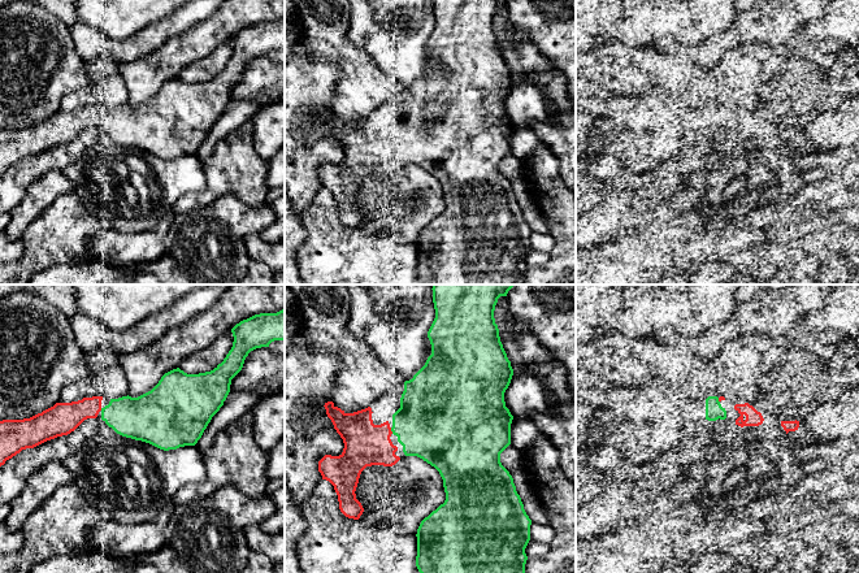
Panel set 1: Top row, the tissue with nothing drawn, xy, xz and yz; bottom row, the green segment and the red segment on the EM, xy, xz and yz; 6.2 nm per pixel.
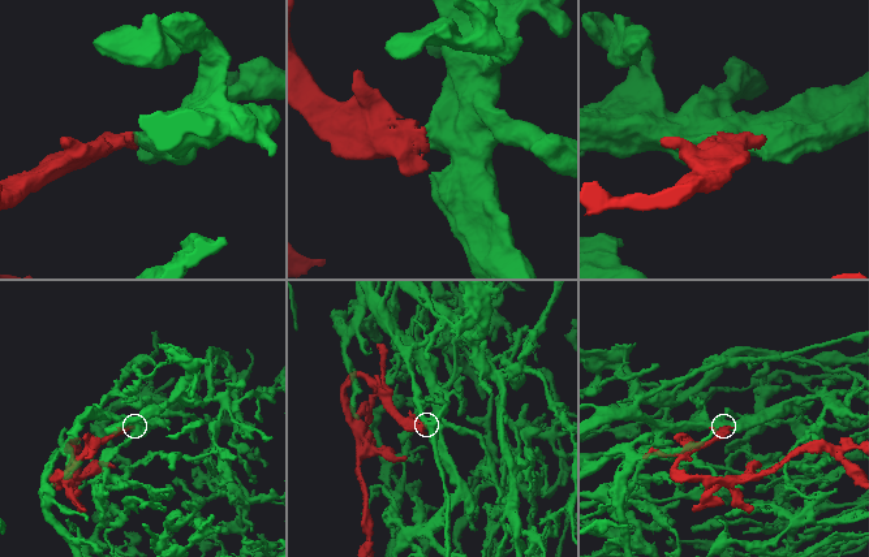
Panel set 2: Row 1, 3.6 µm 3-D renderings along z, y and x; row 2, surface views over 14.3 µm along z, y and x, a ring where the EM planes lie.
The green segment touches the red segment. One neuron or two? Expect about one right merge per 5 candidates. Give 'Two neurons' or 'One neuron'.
One neuron

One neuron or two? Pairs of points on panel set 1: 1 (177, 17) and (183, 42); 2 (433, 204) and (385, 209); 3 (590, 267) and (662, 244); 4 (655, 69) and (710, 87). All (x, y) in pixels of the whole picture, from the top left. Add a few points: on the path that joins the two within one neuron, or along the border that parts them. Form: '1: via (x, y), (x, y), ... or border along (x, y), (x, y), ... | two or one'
1: border along (207, 17), (185, 31), (168, 38), (155, 51) | two
2: via (421, 205), (413, 213), (407, 209), (397, 209) | one
3: via (608, 267), (640, 267), (643, 263) | one
4: border along (707, 73), (702, 79), (685, 79) | two

